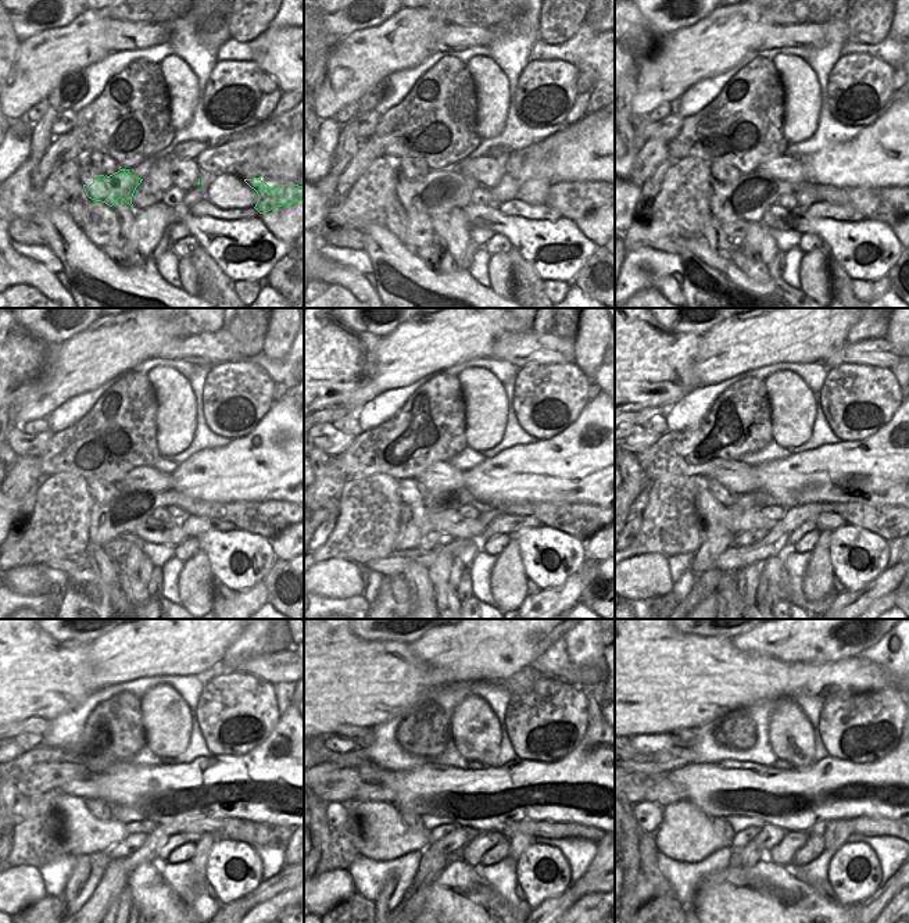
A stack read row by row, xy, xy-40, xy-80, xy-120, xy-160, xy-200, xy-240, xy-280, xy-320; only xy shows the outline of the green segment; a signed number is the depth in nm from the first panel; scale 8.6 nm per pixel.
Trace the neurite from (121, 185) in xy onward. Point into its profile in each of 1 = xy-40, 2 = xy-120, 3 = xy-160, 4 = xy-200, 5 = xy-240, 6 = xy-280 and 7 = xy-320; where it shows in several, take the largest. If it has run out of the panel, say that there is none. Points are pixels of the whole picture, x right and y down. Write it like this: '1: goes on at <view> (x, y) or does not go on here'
1: goes on at xy-40 (436, 193)
2: goes on at xy-120 (126, 510)
3: goes on at xy-160 (579, 519)
4: goes on at xy-200 (890, 521)
5: goes on at xy-240 (258, 834)
6: goes on at xy-280 (392, 880)
7: goes on at xy-320 (700, 886)

